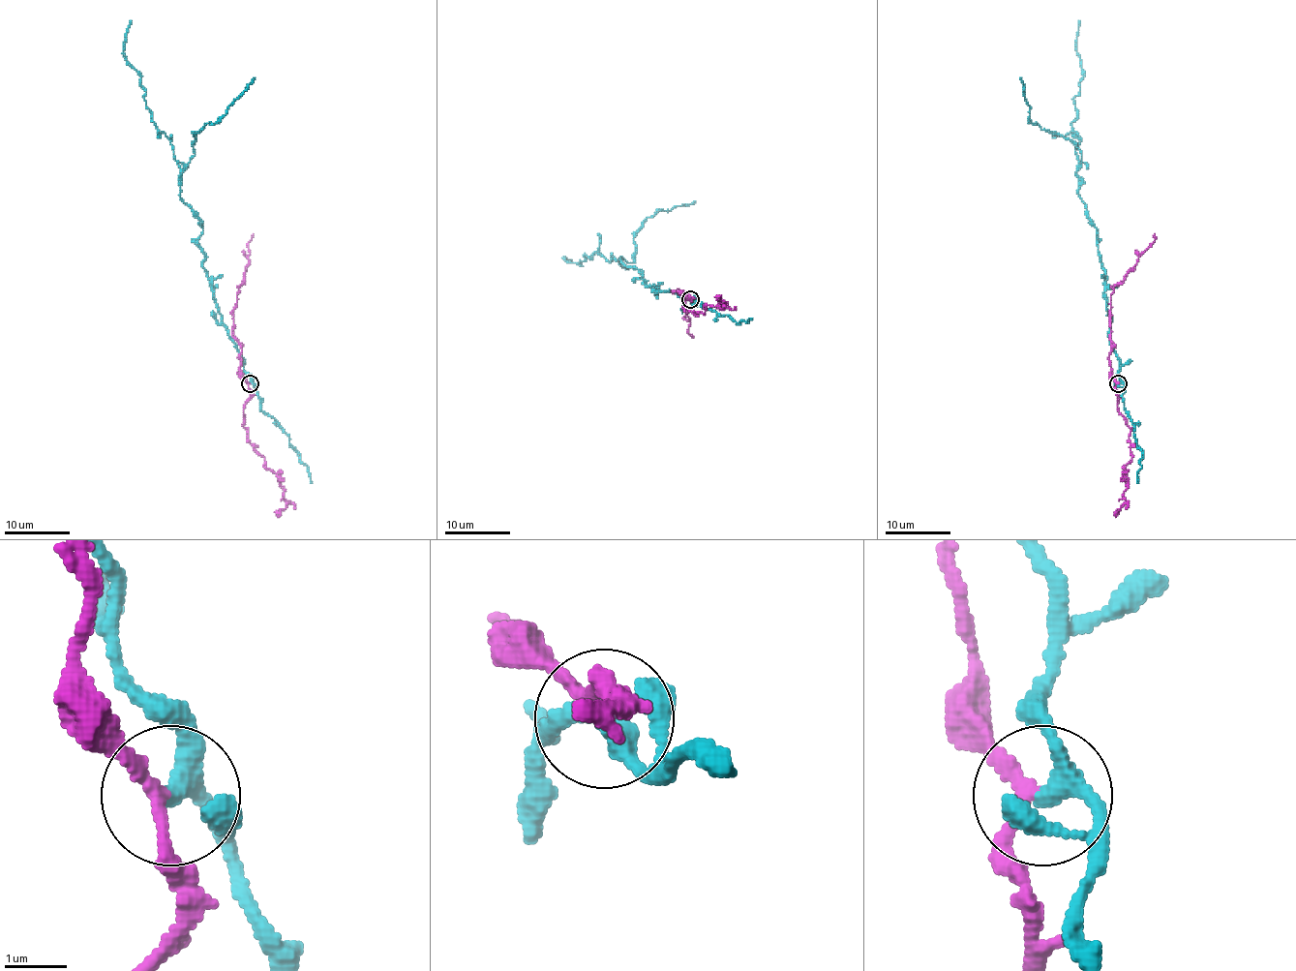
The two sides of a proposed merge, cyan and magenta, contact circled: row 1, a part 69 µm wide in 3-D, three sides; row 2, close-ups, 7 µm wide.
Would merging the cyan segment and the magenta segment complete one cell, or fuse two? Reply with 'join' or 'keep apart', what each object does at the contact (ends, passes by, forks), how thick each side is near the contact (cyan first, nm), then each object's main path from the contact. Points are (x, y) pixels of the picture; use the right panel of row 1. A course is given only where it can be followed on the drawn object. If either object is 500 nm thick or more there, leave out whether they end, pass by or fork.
keep apart; cyan passes by; magenta passes by; 280 nm thick on the cyan side, 180 nm on the other; cyan runs (1119, 383), (1096, 227), (1078, 197), (1080, 137), (1071, 128), (1083, 73), (1080, 20); magenta runs (1119, 383), (1112, 377), (1110, 369), (1110, 294), (1151, 243), (1155, 233)

